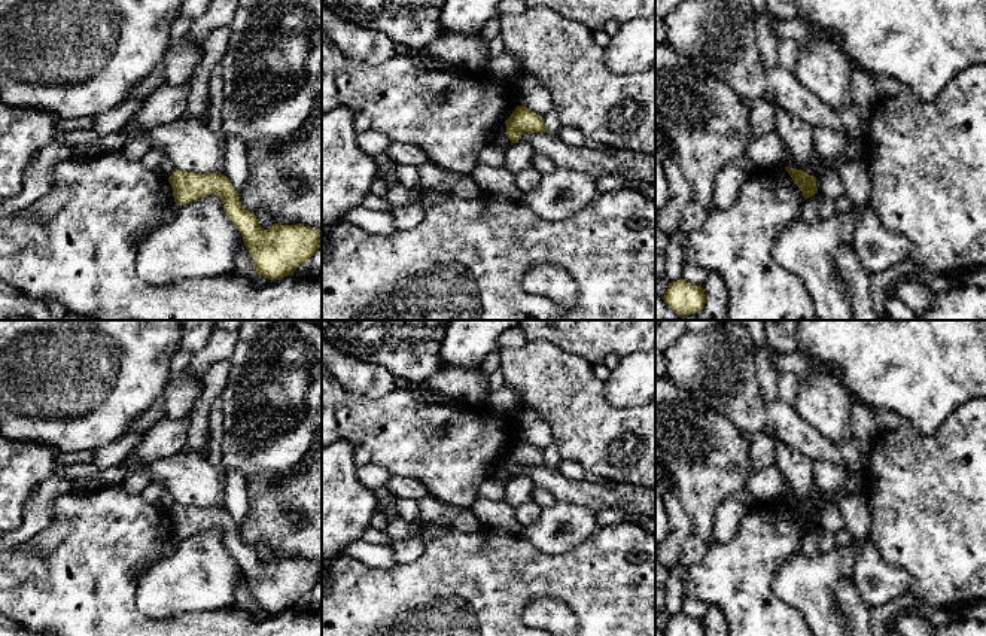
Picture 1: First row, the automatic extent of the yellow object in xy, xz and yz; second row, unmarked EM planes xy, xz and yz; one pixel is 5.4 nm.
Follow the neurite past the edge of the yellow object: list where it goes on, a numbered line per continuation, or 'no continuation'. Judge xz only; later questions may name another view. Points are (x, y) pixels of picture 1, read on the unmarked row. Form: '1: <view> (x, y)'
no continuation

